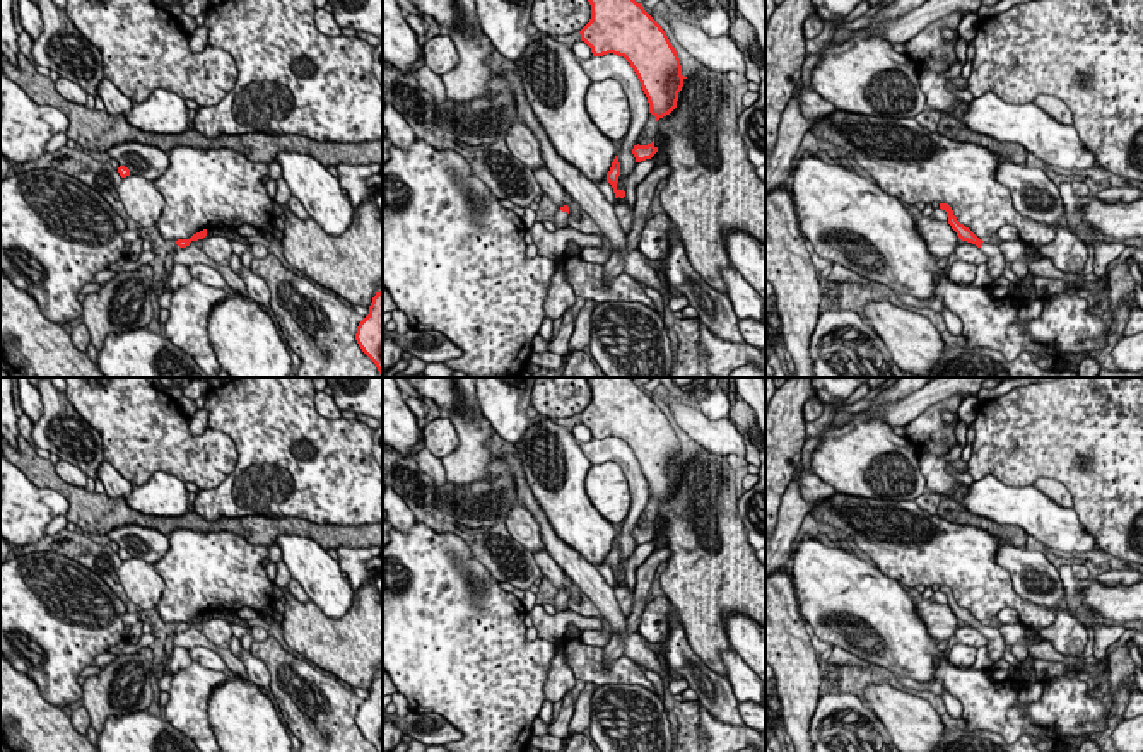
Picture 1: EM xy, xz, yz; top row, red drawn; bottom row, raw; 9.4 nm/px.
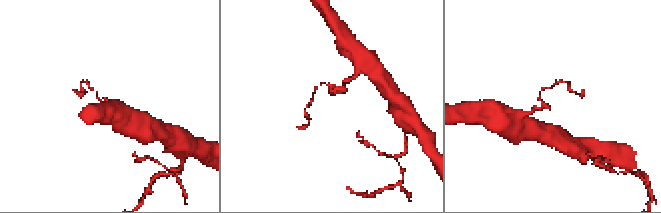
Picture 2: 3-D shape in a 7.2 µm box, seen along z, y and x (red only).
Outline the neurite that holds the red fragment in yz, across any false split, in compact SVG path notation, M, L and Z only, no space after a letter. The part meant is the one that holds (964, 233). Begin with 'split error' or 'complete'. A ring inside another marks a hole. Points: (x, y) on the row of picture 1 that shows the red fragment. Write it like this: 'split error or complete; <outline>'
split error; M940 203L940 209L947 212L948 224L957 232L957 236L962 241L972 243L977 248L982 250L982 253L988 256L988 272L993 279L1003 277L1006 260L996 244L989 244L988 241L979 239L969 227L960 224L957 217L953 215L953 210L948 203Z

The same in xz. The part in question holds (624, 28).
complete; M588 0L591 19L579 31L593 56L624 56L634 68L656 121L677 108L687 77L661 26L636 0Z

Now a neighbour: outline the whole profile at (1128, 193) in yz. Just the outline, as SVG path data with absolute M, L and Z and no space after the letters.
M1128 185L1128 186L1116 186L1116 188L1102 190L1095 197L1105 203L1117 203L1117 202L1131 203L1141 198L1143 191L1136 186Z

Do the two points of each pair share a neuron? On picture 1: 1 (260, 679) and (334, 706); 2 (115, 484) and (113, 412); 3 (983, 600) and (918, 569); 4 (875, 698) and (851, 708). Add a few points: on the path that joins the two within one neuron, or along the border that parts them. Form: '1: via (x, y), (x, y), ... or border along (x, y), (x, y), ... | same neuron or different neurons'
1: border along (248, 650), (267, 669), (269, 689) | different neurons
2: border along (105, 460), (132, 486) | different neurons
3: via (967, 585), (952, 569), (933, 569) | same neuron
4: border along (863, 703), (887, 734) | different neurons

